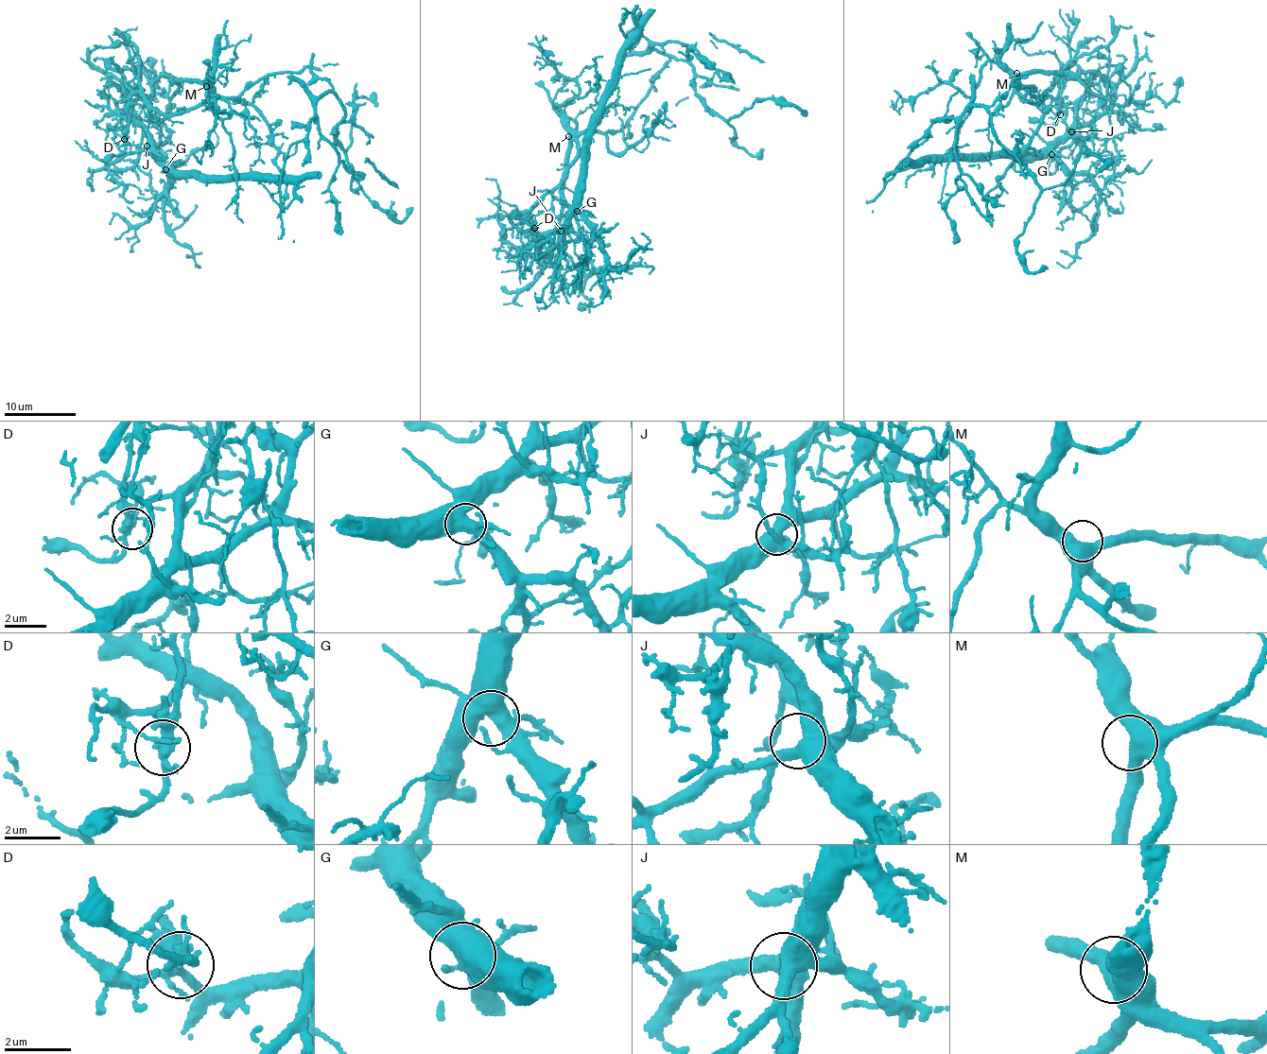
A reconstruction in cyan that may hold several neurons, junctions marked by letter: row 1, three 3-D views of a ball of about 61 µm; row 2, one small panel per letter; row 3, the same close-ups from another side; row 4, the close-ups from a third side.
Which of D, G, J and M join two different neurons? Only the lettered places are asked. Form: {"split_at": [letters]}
{"split_at": ["D"]}

